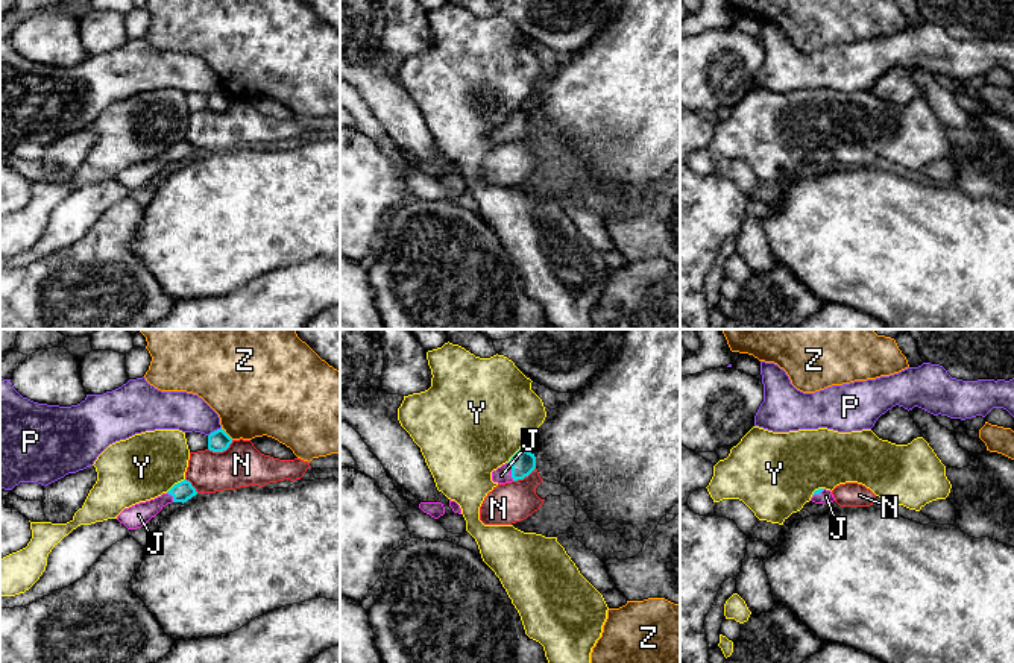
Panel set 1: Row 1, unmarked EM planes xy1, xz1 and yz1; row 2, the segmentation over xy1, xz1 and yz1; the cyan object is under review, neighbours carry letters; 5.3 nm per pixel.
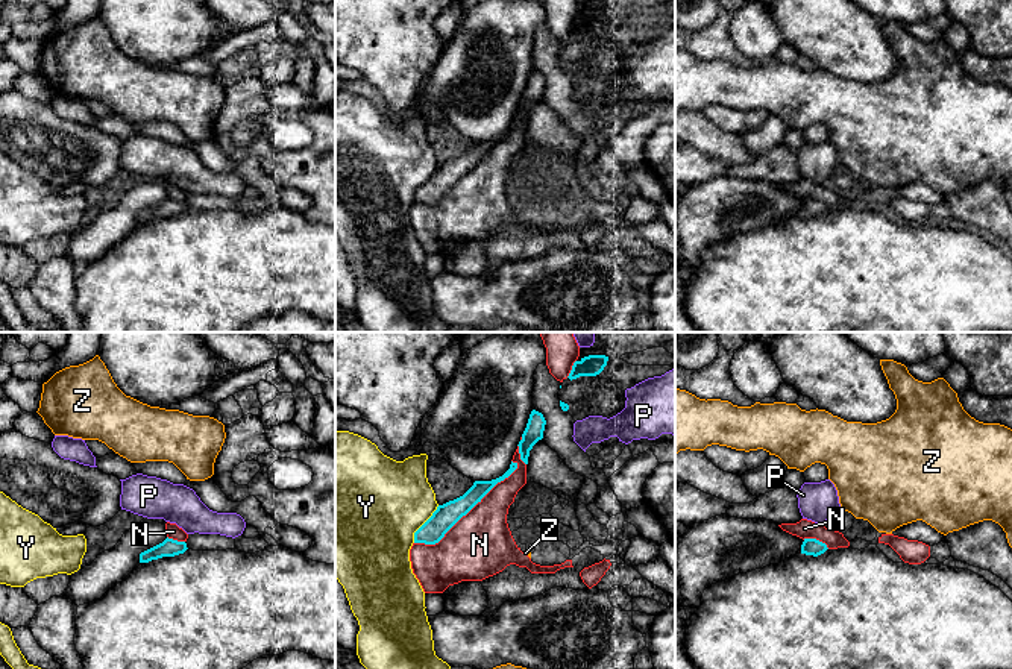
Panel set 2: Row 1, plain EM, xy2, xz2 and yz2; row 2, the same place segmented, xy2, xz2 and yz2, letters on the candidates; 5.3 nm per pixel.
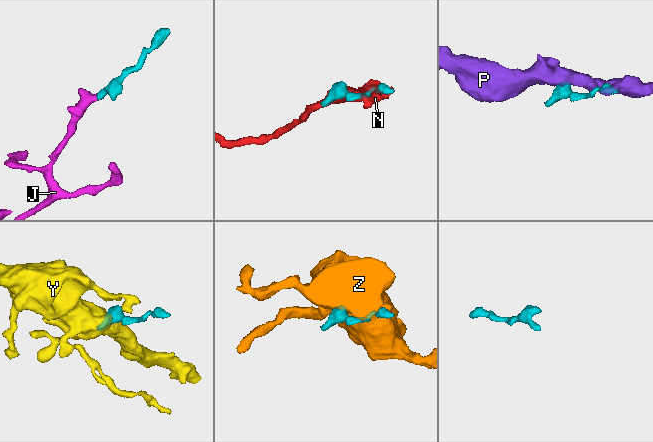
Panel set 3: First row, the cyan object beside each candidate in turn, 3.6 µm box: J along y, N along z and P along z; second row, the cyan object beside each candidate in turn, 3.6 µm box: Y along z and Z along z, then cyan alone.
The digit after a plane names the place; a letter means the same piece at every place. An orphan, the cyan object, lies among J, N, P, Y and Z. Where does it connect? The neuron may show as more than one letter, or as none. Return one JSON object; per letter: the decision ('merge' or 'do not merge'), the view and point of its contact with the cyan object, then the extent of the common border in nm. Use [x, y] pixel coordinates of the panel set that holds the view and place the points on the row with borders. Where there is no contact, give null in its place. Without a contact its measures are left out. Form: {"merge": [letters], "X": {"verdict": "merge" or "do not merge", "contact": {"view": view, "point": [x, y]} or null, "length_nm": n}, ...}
{"merge": ["J"], "J": {"verdict": "merge", "contact": {"view": "xz1", "point": [512, 471]}, "length_nm": 110}, "N": {"verdict": "do not merge", "contact": {"view": "xz2", "point": [468, 511]}, "length_nm": 700}, "P": {"verdict": "do not merge", "contact": {"view": "xy1", "point": [214, 431]}, "length_nm": 90}, "Y": {"verdict": "do not merge", "contact": {"view": "xz2", "point": [424, 524]}, "length_nm": 240}, "Z": {"verdict": "do not merge", "contact": {"view": "xy1", "point": [225, 433]}, "length_nm": 90}}

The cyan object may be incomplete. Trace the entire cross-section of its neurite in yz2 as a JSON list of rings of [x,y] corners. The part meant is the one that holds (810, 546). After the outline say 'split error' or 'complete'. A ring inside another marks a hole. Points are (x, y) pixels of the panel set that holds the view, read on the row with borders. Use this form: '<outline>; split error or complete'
[[[804,539],[801,554],[818,557],[827,551],[827,545],[816,539]]]; complete

